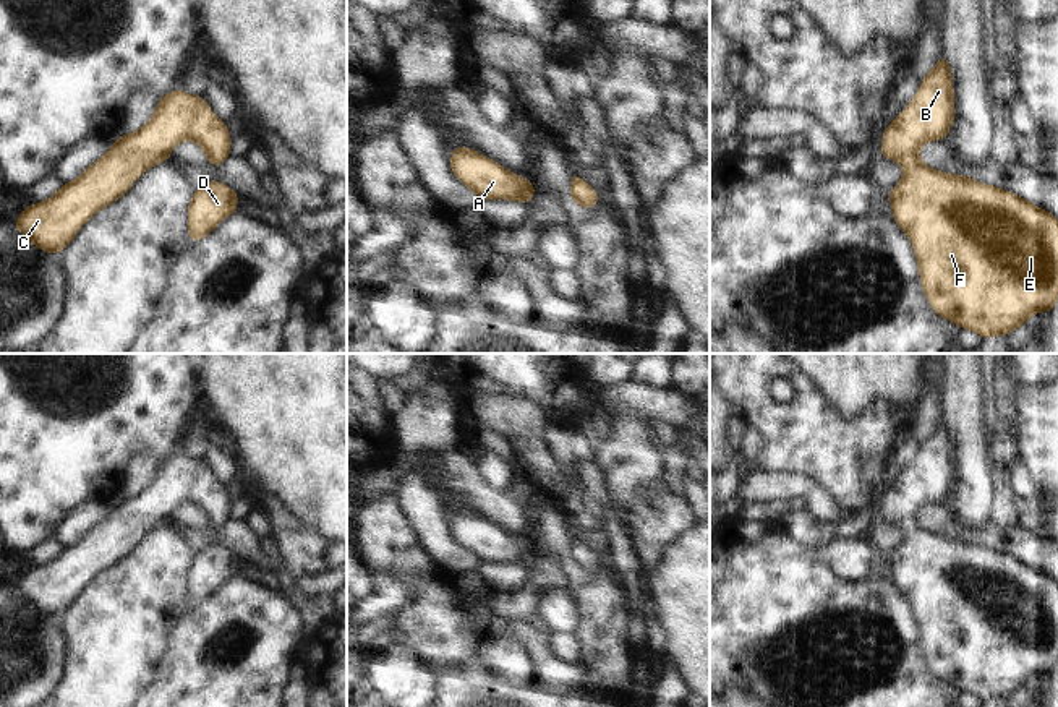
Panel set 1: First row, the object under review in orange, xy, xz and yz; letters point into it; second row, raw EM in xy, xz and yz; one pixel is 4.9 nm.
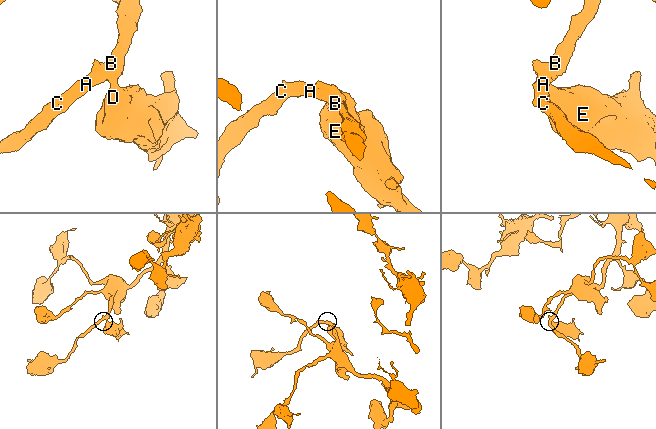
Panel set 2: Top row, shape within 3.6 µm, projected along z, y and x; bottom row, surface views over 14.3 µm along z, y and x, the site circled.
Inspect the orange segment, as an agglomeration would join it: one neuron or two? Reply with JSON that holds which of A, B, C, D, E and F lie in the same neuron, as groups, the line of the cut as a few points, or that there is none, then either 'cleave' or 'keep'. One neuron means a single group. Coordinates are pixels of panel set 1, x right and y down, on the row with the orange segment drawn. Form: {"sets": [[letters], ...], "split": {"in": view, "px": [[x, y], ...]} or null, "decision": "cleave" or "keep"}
{"sets": [["A", "B", "C", "D", "E", "F"]], "split": null, "decision": "keep"}

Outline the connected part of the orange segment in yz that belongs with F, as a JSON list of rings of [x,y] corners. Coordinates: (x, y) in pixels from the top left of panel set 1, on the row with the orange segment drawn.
[[[943,54],[912,102],[883,131],[881,156],[898,161],[904,170],[899,185],[886,195],[894,221],[912,240],[922,289],[933,311],[980,337],[1006,337],[1032,313],[1053,311],[1058,300],[1058,221],[1011,191],[925,167],[920,146],[946,139],[953,120],[953,79]]]

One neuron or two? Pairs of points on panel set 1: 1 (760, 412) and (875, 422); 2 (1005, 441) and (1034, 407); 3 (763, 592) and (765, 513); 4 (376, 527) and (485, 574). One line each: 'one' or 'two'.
1: one
2: two
3: two
4: two

